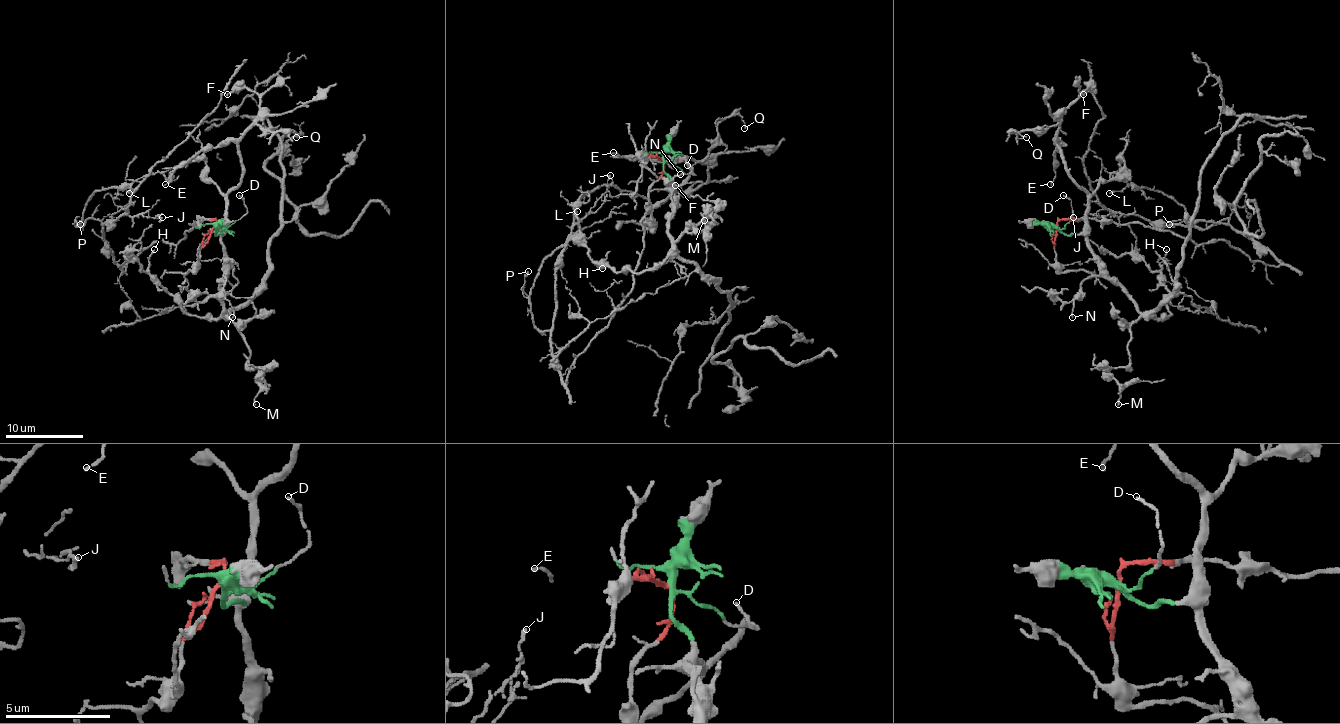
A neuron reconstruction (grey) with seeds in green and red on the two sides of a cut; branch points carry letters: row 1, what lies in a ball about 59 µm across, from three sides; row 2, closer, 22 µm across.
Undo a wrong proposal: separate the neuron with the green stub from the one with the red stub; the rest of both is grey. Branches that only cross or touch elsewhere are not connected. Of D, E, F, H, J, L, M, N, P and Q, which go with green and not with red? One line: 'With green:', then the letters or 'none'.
With green: D, E, F, H, M, N, Q

